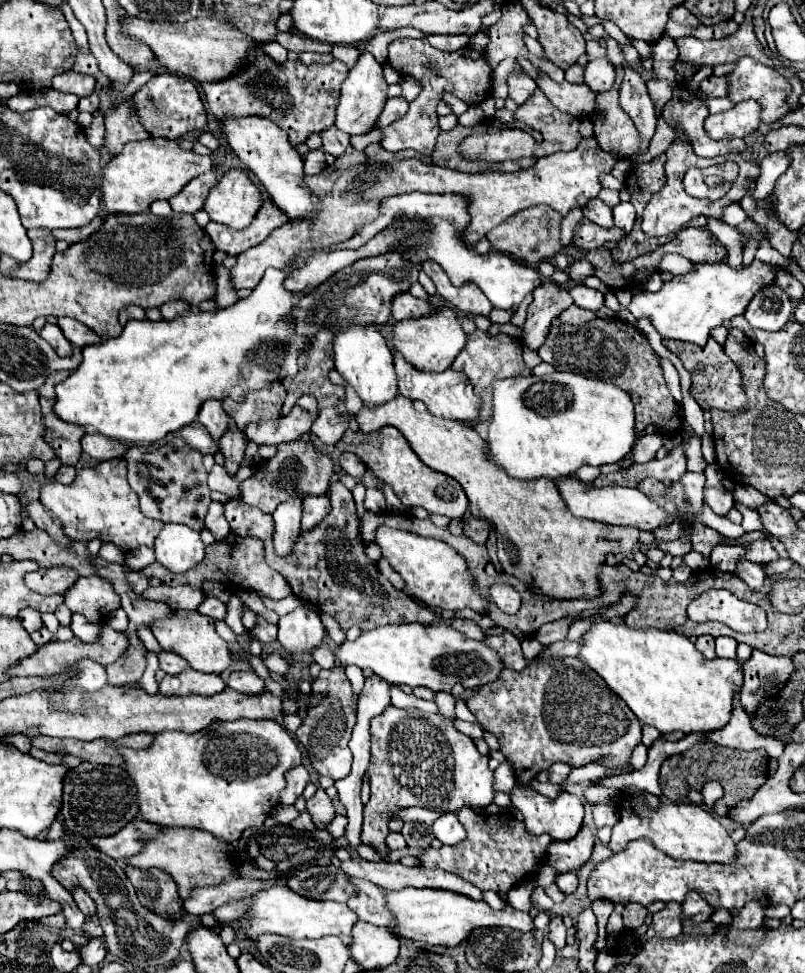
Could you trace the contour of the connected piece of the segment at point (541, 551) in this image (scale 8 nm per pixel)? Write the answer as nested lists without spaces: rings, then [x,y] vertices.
[[[398,394],[390,402],[378,404],[374,408],[368,408],[366,404],[362,410],[356,414],[356,420],[360,424],[362,432],[374,432],[382,426],[394,426],[398,428],[416,456],[430,466],[436,472],[442,472],[454,480],[460,482],[464,488],[470,510],[476,518],[488,518],[492,526],[496,526],[496,536],[498,536],[498,558],[504,566],[504,572],[528,582],[528,576],[532,578],[534,588],[538,588],[542,594],[550,594],[554,598],[598,598],[600,596],[600,586],[596,578],[598,564],[604,562],[606,554],[618,554],[618,552],[632,552],[632,548],[638,544],[638,532],[636,528],[612,528],[608,524],[576,518],[568,506],[564,504],[558,486],[554,480],[516,480],[508,476],[500,466],[488,462],[484,456],[484,440],[478,436],[478,432],[472,426],[466,426],[464,422],[458,420],[448,420],[434,416],[430,412],[416,412],[412,406],[410,398],[404,398]]]

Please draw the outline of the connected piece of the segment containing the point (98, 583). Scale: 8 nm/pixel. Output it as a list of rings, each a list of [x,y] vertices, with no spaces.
[[[80,576],[64,594],[64,604],[72,612],[84,614],[88,620],[100,622],[120,608],[120,596],[110,580],[100,576]]]

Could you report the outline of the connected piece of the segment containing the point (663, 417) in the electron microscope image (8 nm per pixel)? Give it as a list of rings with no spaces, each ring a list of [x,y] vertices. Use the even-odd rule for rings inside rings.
[[[556,318],[552,324],[552,332],[548,340],[538,350],[540,358],[552,364],[558,372],[572,372],[584,374],[588,378],[612,382],[626,392],[636,392],[640,402],[636,404],[636,440],[646,434],[680,434],[684,428],[684,420],[680,414],[680,406],[672,398],[666,388],[660,356],[648,344],[648,338],[634,326],[622,322],[620,318],[606,318],[606,320],[592,320],[582,326],[560,324]]]

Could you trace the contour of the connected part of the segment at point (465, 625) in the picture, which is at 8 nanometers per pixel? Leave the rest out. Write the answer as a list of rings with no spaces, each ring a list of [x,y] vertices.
[[[454,618],[454,620],[452,620],[452,628],[456,628],[458,632],[462,632],[464,636],[468,636],[468,638],[472,638],[472,640],[484,640],[482,628],[480,628],[476,622],[472,622],[472,620]]]

